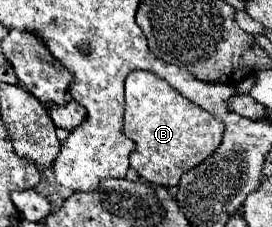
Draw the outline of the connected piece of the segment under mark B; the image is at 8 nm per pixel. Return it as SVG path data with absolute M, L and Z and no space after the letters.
M132 71L126 77L124 133L136 143L130 167L154 185L176 187L180 177L206 161L222 141L222 123L206 109L184 99L170 83L148 71Z

